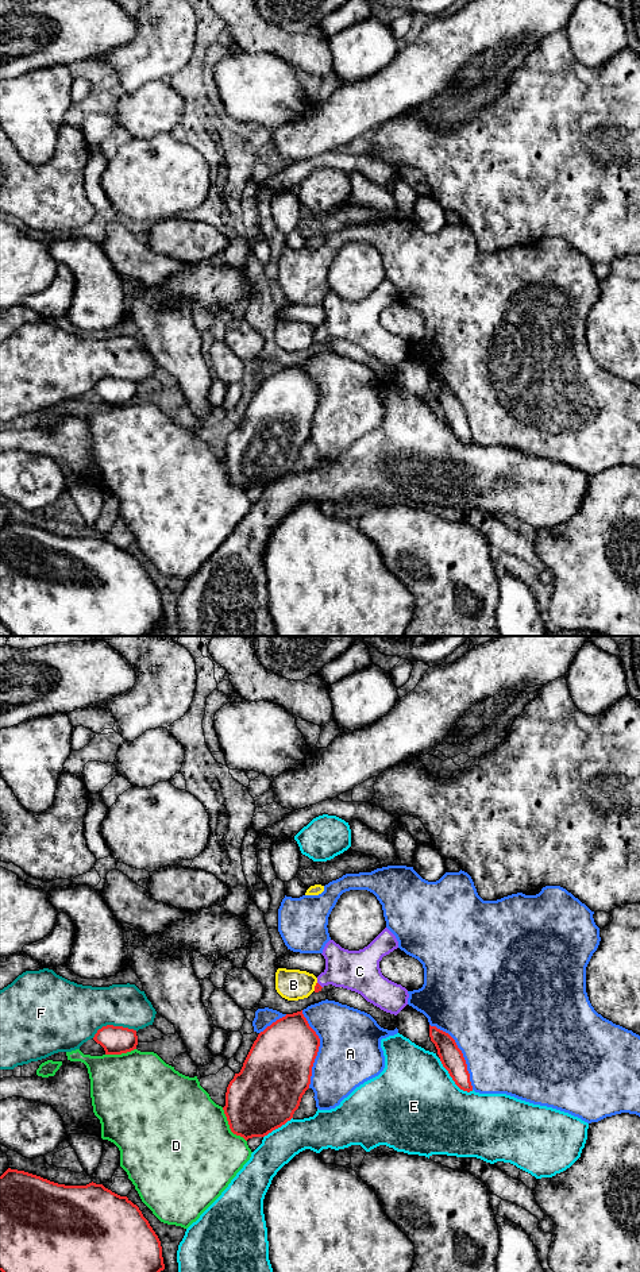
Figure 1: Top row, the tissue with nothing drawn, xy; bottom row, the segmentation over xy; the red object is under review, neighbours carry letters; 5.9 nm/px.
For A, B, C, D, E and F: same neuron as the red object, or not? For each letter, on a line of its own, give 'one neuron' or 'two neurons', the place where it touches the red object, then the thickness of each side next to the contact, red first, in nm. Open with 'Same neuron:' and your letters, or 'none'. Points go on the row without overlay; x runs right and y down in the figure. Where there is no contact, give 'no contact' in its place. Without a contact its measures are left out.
Same neuron: C
A: two neurons | xy (317, 401) | 380/380 nm
B: two neurons | xy (315, 338) | 50/190 nm
C: one neuron | xy (319, 336) | 50/240 nm
D: two neurons | xy (230, 478) | 400/500 nm
E: two neurons | xy (452, 431) | 140/500 nm
F: two neurons | xy (114, 378) | 170/340 nm

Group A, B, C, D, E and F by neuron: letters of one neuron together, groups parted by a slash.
A / B / C / D / E / F

